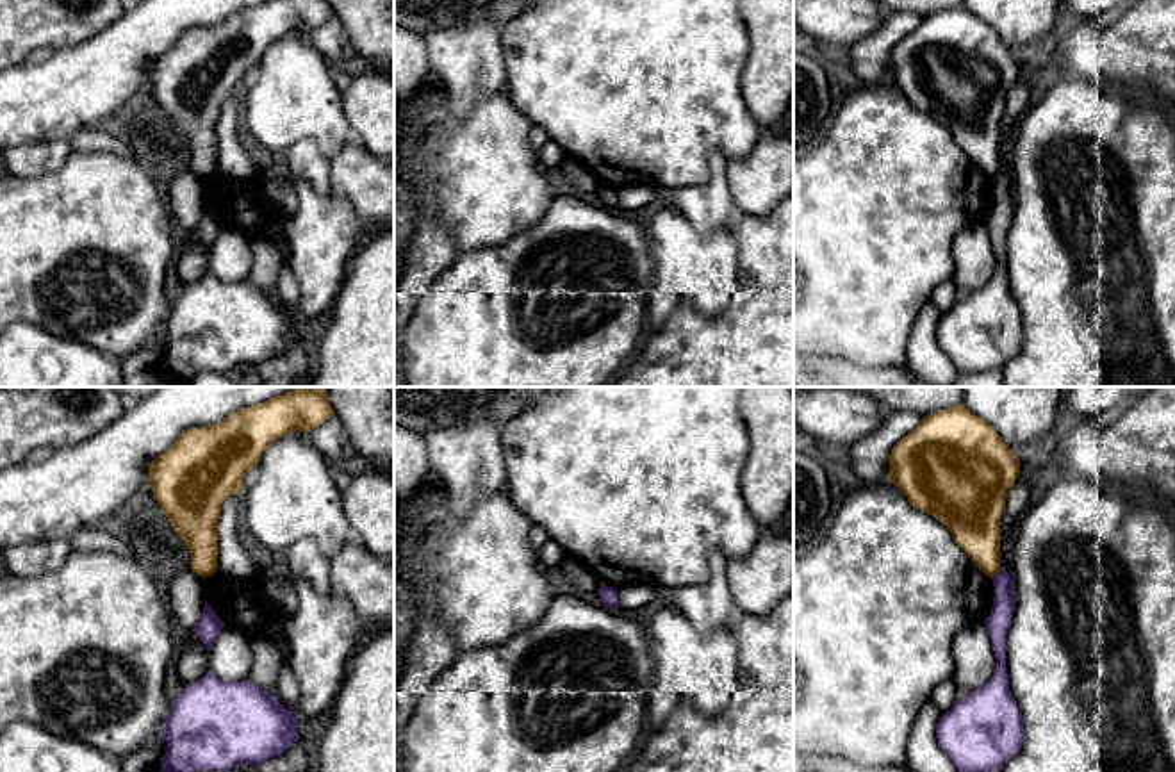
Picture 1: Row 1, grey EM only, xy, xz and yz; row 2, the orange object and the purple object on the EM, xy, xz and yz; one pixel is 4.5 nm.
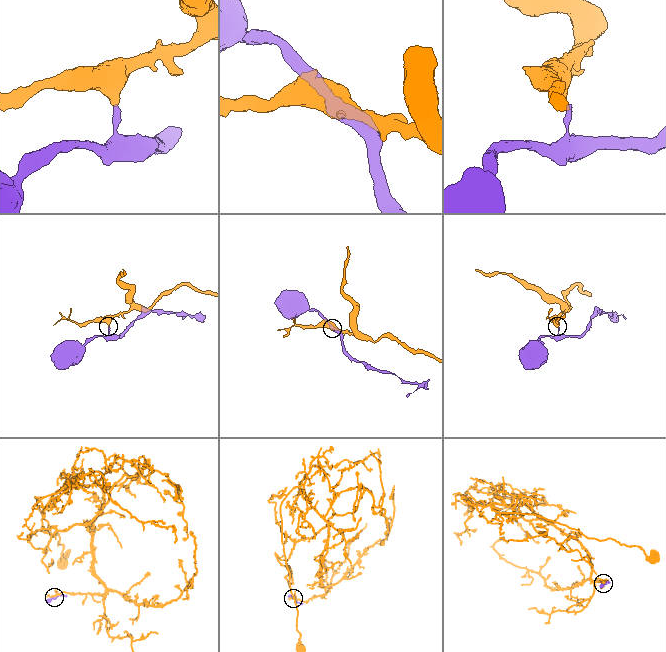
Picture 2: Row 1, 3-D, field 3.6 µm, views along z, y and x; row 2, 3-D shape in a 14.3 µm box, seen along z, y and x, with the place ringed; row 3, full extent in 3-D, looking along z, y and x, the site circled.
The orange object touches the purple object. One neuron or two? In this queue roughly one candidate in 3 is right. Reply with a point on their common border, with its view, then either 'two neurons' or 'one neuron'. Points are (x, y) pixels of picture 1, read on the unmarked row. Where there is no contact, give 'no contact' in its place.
yz (997, 172) | two neurons

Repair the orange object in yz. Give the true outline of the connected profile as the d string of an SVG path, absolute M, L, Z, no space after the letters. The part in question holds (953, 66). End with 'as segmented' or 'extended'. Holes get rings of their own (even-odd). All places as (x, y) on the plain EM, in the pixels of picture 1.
M963 5L922 18L890 55L888 82L909 105L945 125L966 157L990 178L1000 169L1000 119L1020 64L997 30Z; as segmented

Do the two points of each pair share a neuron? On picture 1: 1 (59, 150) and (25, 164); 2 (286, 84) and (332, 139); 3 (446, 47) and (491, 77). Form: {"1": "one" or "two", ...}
{"1": "one", "2": "one", "3": "one"}

